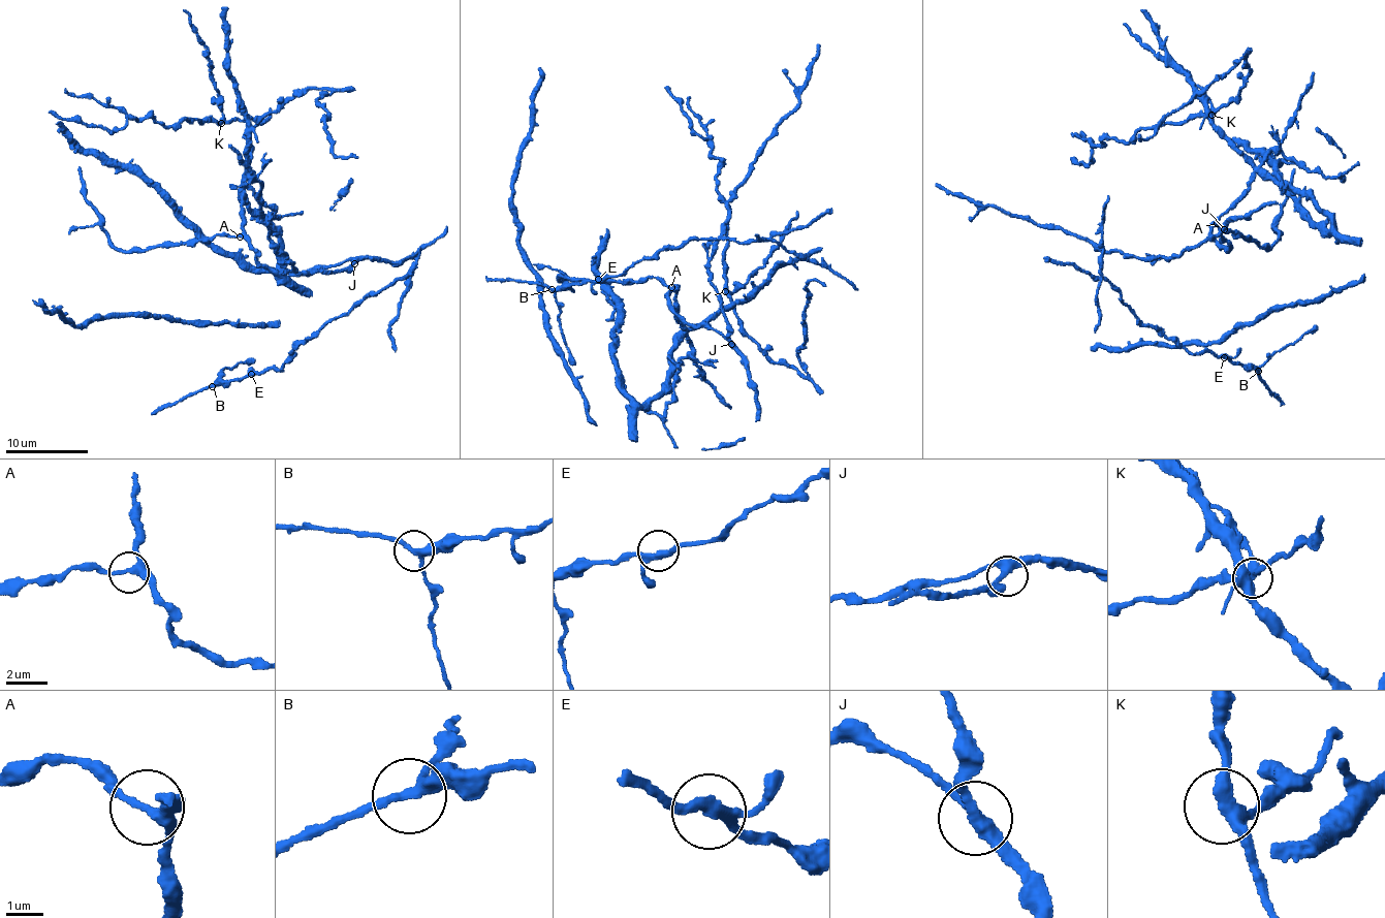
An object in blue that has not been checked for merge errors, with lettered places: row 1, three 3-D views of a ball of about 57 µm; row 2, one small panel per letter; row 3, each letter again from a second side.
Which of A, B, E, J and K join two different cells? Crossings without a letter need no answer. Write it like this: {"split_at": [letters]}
{"split_at": []}

